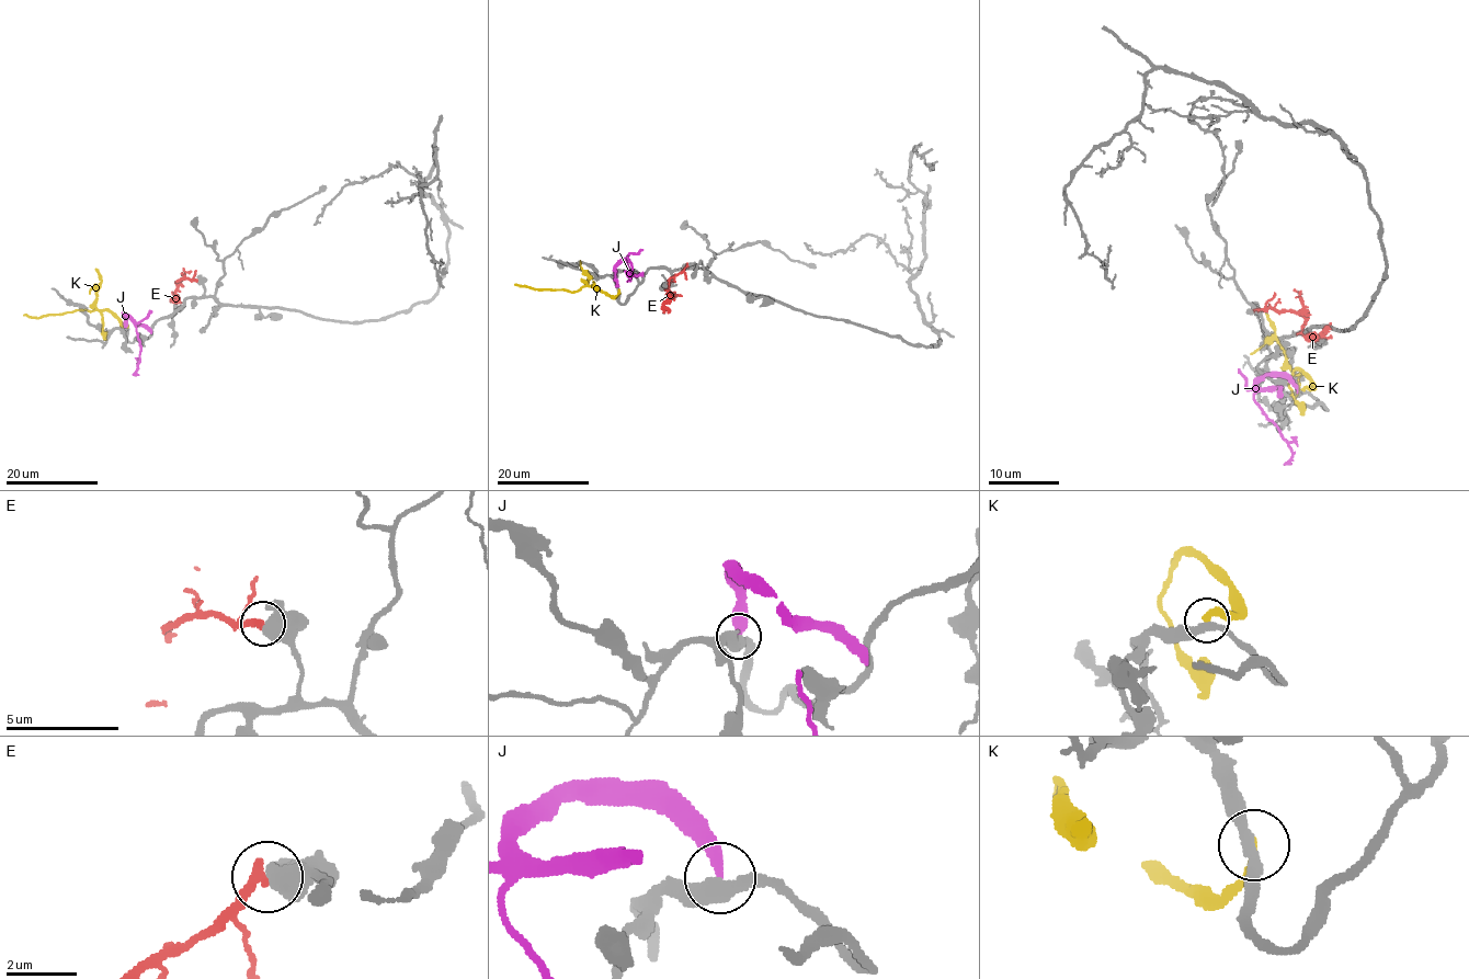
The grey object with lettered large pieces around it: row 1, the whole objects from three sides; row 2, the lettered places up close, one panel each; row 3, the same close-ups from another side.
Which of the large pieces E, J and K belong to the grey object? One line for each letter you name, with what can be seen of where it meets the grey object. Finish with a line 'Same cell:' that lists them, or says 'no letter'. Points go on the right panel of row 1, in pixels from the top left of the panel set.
Same cell: no letter

